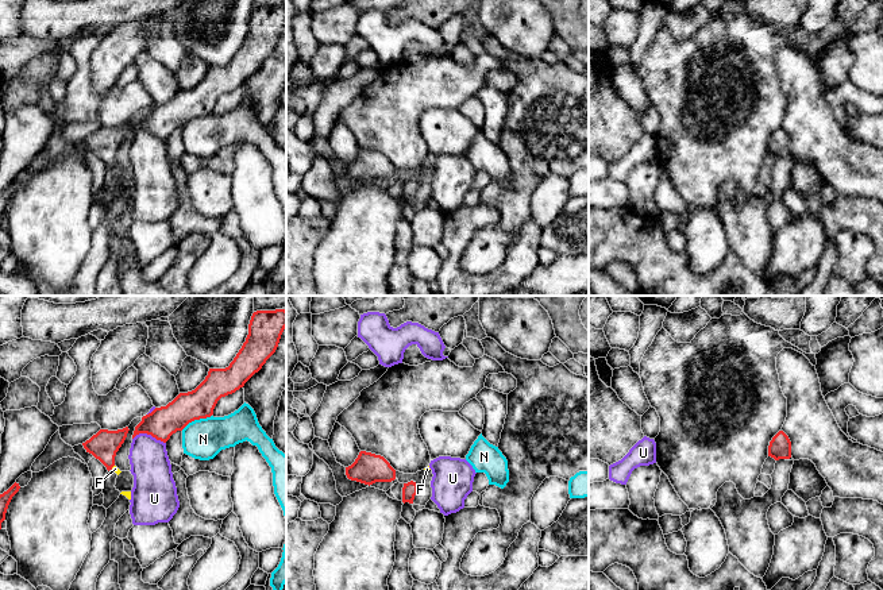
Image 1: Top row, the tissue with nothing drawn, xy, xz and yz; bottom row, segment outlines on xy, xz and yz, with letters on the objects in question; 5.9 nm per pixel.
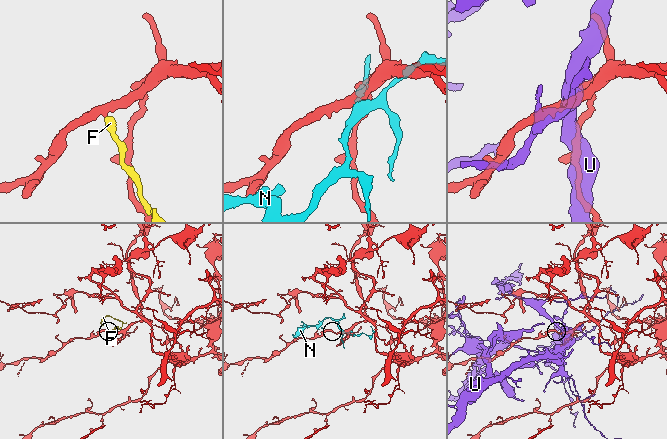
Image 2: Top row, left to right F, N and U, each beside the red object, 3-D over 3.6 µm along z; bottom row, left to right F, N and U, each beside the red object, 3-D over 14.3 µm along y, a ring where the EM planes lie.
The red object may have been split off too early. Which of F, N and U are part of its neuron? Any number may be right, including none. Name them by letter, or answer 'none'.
F

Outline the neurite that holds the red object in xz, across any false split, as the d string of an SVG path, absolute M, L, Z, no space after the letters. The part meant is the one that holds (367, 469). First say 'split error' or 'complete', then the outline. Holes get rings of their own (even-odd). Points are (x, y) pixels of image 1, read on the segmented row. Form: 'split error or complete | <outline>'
complete | M360 451L355 462L346 467L346 475L351 481L370 486L375 482L394 481L396 470L383 456Z

